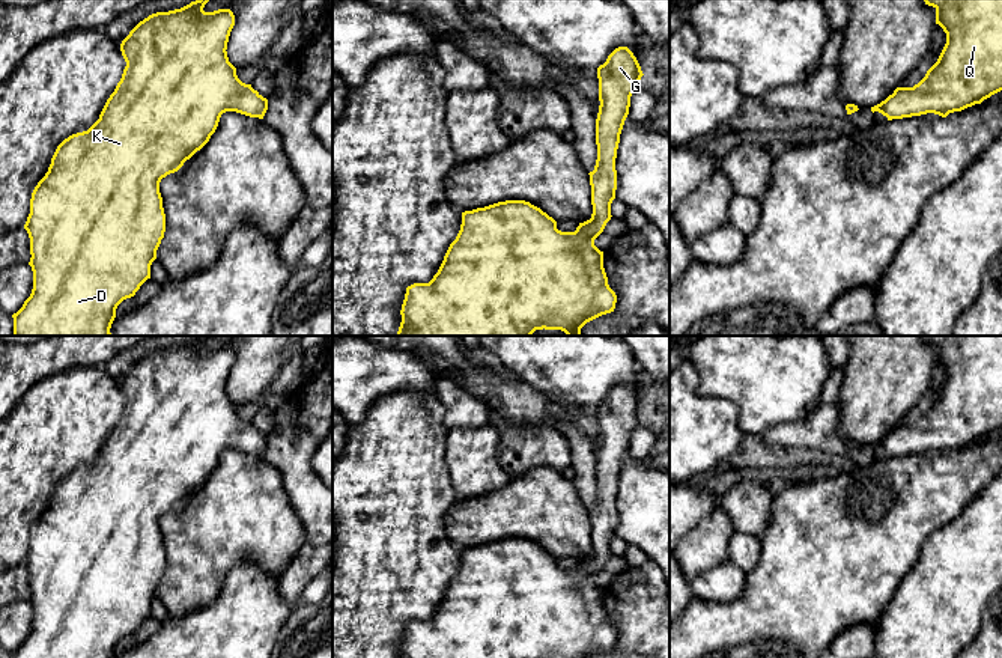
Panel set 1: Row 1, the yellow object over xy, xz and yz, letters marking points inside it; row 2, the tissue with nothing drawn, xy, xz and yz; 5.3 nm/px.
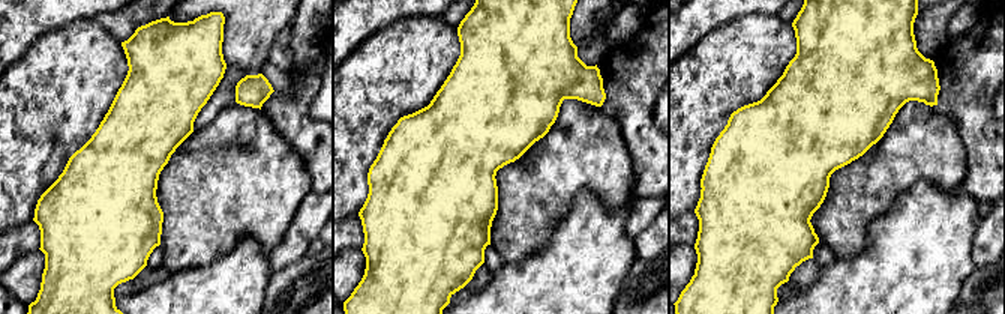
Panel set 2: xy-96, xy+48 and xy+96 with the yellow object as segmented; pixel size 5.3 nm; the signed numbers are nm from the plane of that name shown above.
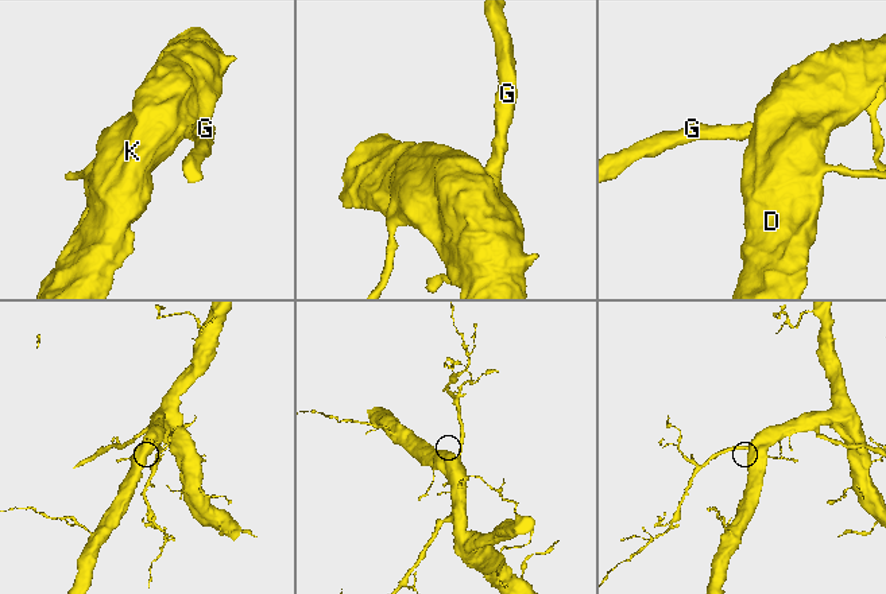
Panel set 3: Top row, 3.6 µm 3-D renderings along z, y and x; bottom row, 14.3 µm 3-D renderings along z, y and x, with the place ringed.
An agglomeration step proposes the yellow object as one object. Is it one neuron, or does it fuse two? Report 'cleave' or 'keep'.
keep

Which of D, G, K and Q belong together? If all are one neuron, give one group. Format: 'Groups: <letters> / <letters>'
Groups: D G K Q

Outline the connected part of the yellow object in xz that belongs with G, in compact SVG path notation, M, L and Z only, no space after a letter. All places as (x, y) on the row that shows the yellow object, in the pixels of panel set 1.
M627 47L615 48L597 68L600 101L596 119L597 160L594 170L588 173L591 218L579 223L575 232L561 232L552 217L525 200L506 200L462 212L460 230L450 244L438 273L429 283L414 283L406 288L397 336L531 336L543 328L561 330L567 336L582 336L581 328L587 322L614 312L617 295L608 285L603 251L594 245L594 239L612 217L620 134L629 114L630 96L642 75L636 57Z

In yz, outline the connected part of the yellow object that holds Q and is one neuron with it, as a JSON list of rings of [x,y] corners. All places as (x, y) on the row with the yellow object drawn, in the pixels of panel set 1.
[[[924,0],[936,9],[936,24],[946,33],[937,62],[913,87],[897,87],[880,104],[871,107],[892,119],[934,113],[946,117],[1002,90],[1002,0]]]

